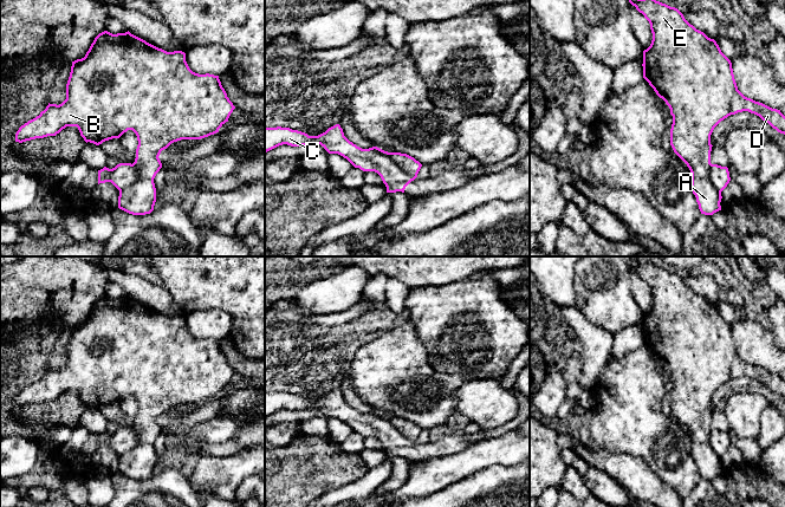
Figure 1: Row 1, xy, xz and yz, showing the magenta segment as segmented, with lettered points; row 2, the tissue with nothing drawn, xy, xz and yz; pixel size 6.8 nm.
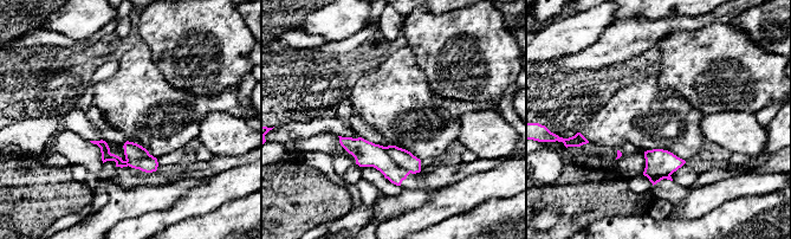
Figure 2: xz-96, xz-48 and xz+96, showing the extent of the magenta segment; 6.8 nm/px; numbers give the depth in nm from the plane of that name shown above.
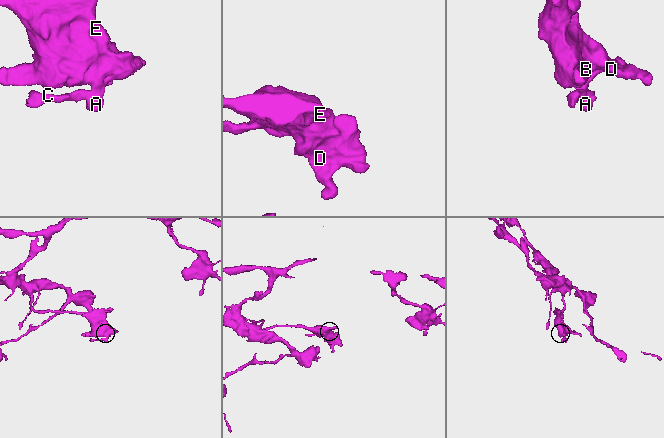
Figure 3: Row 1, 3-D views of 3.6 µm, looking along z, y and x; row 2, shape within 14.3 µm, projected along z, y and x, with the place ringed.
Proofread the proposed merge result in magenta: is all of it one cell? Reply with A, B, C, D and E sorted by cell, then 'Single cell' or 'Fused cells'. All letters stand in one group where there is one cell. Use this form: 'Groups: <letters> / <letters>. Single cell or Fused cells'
Groups: A B D E / C. Fused cells

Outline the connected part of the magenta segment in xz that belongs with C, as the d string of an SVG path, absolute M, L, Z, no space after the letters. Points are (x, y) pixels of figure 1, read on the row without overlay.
M339 389L318 401L309 401L290 392L265 392L265 418L283 409L291 411L320 409L329 418L338 418L346 423L355 433L377 437L387 451L387 457L404 457L406 451L416 443L398 433L388 416L377 411L362 414L350 407Z

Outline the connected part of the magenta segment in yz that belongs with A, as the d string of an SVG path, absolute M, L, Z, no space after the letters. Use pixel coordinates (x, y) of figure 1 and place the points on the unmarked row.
M629 261L629 267L649 286L653 298L650 311L643 316L643 343L669 371L673 381L670 410L692 437L692 456L701 479L713 480L721 475L722 463L709 447L714 392L731 379L748 376L785 399L785 381L780 375L745 362L738 355L731 325L716 306L690 290L677 273L653 262Z

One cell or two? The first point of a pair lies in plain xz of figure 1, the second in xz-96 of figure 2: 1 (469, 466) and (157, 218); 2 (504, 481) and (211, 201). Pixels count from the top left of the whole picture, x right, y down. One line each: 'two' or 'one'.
1: one
2: two

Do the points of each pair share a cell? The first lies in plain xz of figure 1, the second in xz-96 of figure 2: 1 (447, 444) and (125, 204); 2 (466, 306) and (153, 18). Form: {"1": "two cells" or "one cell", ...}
{"1": "two cells", "2": "one cell"}

